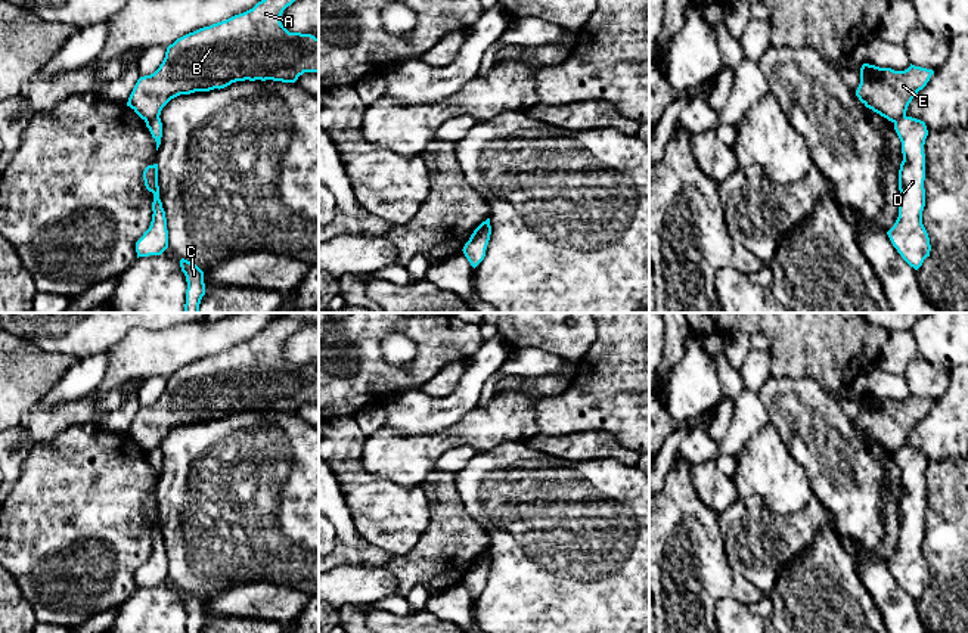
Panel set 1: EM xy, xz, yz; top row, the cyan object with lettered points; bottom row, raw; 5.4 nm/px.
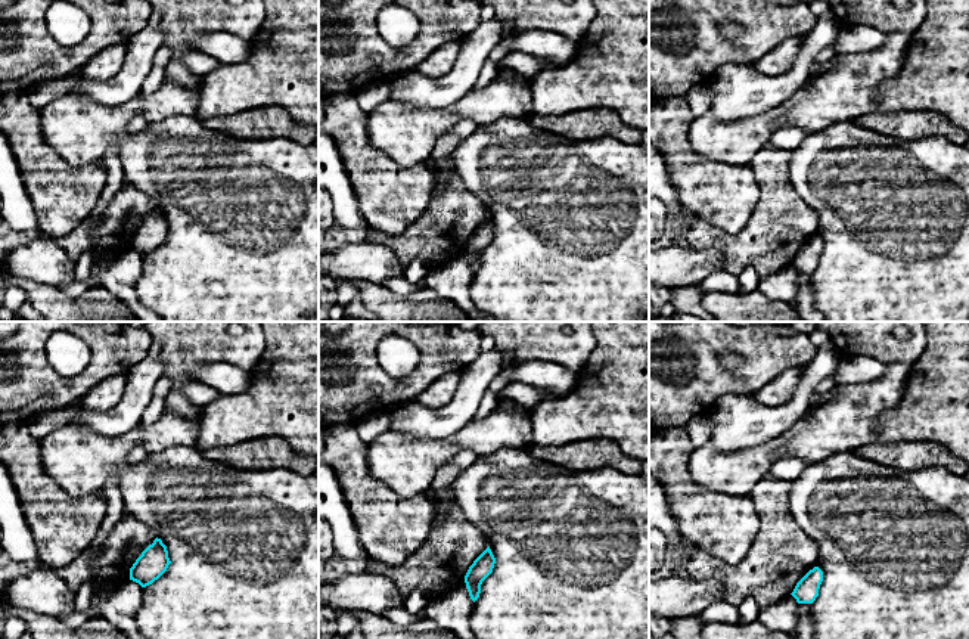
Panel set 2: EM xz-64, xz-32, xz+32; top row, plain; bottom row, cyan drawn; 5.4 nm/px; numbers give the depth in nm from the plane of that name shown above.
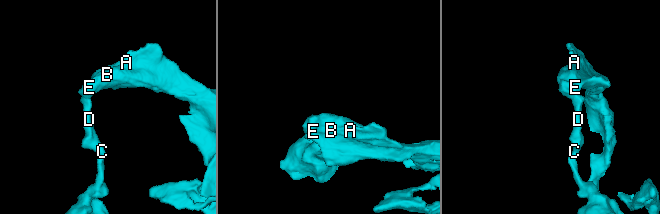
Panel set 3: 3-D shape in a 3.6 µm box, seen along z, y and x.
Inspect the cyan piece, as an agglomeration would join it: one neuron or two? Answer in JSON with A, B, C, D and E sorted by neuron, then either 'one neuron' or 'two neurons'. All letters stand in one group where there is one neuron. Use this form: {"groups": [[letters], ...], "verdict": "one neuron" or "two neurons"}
{"groups": [["A", "B", "E"], ["C", "D"]], "verdict": "two neurons"}

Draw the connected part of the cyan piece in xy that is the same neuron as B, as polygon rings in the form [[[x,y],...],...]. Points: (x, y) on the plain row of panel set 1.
[[[283,313],[252,339],[177,369],[159,398],[137,410],[127,437],[149,452],[159,449],[162,438],[180,425],[220,421],[245,410],[295,413],[304,403],[319,404],[319,369],[289,363],[280,353],[283,341],[305,322],[319,323],[319,313]]]

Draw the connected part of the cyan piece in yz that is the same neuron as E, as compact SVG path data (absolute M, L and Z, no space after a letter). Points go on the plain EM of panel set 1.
M863 394L856 426L866 438L896 453L906 447L909 434L927 416L933 404L933 400L912 394L905 401Z

